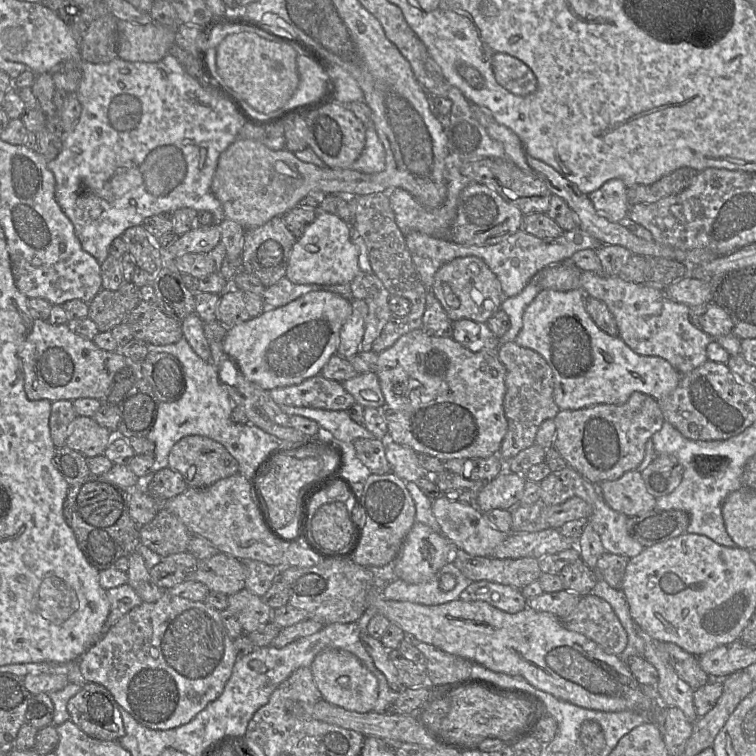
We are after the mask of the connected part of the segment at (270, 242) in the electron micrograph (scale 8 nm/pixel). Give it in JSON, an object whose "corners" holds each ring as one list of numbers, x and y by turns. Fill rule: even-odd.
{"corners":[[275,216,261,226,245,229,242,268,257,277,266,288,274,285,285,277,289,256,296,240,282,216]]}

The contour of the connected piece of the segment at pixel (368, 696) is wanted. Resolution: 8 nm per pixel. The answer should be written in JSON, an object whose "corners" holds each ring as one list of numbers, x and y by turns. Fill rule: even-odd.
{"corners":[[333,648,325,649,315,656,310,670,323,700,350,711,373,711,378,697,378,680,352,653]]}

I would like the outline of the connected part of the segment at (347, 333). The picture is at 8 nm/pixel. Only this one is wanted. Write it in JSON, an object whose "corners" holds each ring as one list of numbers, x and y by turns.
{"corners":[[354,298,350,303,352,313,341,327,337,350,337,354,346,359,351,358,360,350,368,314,368,307,364,301]]}

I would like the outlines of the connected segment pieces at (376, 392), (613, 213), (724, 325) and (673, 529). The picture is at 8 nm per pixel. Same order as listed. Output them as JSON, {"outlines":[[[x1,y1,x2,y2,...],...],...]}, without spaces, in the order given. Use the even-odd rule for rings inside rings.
{"outlines":[[[375,372,357,374,356,377,341,384,354,397,356,403,364,408,381,409,384,404,384,396]],[[609,180,588,196,596,210,612,222,619,223,628,216,627,186,622,180]],[[713,302,690,307,689,319,692,325,712,339,732,334,733,322,730,316]],[[654,508,629,517,626,530,631,539,647,548,687,533,689,522,690,517,684,511]]]}

